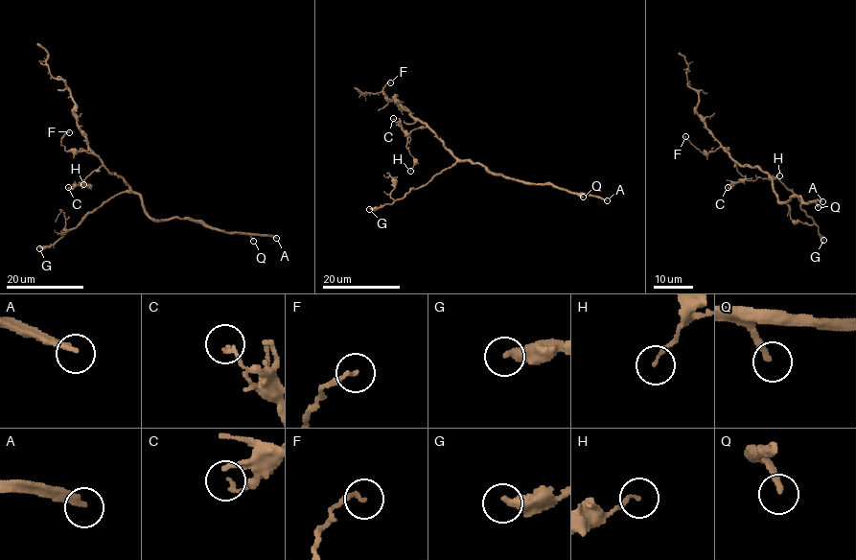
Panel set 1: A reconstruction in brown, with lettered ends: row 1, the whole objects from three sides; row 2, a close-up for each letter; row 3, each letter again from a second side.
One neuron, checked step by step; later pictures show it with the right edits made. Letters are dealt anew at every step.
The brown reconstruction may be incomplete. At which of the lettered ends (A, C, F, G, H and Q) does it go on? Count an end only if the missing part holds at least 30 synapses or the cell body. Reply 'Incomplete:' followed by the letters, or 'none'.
Incomplete: A, G, Q

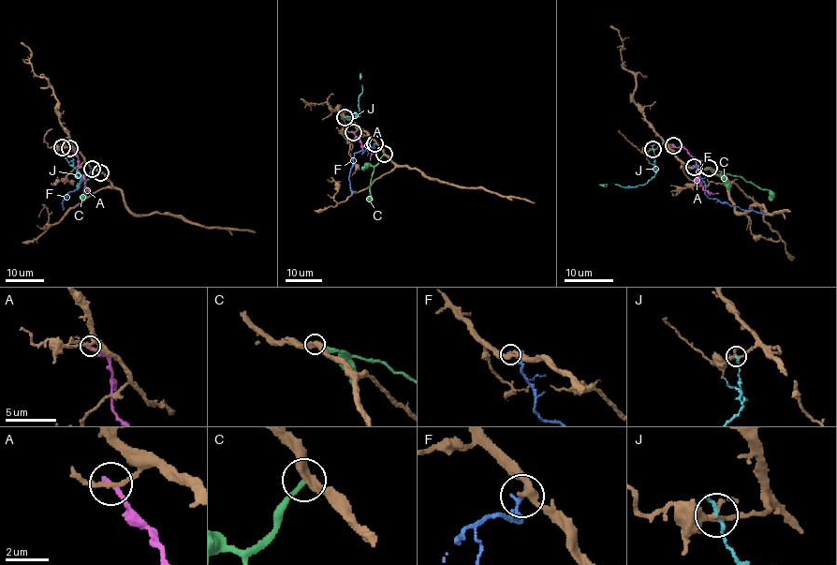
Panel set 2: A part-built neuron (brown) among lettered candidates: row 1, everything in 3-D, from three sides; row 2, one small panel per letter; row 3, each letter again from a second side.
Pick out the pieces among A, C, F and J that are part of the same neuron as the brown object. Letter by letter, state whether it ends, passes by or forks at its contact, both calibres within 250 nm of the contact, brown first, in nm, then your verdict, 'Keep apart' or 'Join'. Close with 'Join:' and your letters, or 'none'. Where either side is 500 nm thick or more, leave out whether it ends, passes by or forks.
A: It ends there. Thickness 180 nm (brown) against 280 nm. Keep apart
C: It ends there. Thickness 360 nm (brown) against 240 nm. Keep apart
F: It ends there. Thickness 360 nm (brown) against 220 nm. Keep apart
J: It ends there. Thickness 190 nm (brown) against 160 nm. Keep apart
Join: none

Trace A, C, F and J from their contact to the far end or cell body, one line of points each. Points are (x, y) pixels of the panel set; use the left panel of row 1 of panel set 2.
A: (70, 148), (77, 154), (78, 172), (86, 186), (84, 191)
C: (100, 172), (86, 181), (81, 201)
F: (92, 169), (80, 180), (78, 188), (68, 192), (62, 202), (63, 210)
J: (62, 147), (67, 162), (77, 170), (76, 177), (80, 176), (80, 172)

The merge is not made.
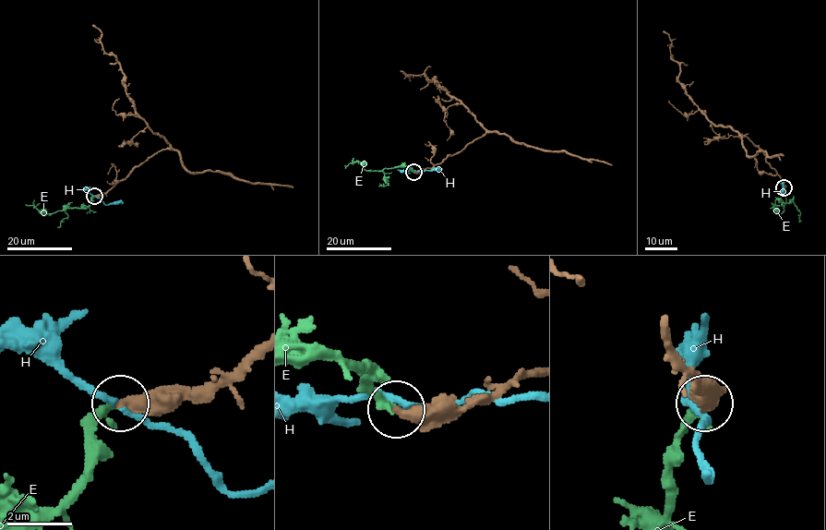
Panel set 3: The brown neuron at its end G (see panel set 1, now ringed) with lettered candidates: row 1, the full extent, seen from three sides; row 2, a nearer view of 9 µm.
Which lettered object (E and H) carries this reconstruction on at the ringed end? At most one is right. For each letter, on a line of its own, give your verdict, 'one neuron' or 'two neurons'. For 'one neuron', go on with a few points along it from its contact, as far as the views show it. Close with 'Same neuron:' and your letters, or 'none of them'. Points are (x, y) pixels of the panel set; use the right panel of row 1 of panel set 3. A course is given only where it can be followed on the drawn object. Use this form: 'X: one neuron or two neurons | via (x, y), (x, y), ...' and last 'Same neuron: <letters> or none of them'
E: one neuron | via (784, 187), (780, 198), (784, 211), (777, 213), (773, 210), (776, 205)
H: two neurons
Same neuron: E

